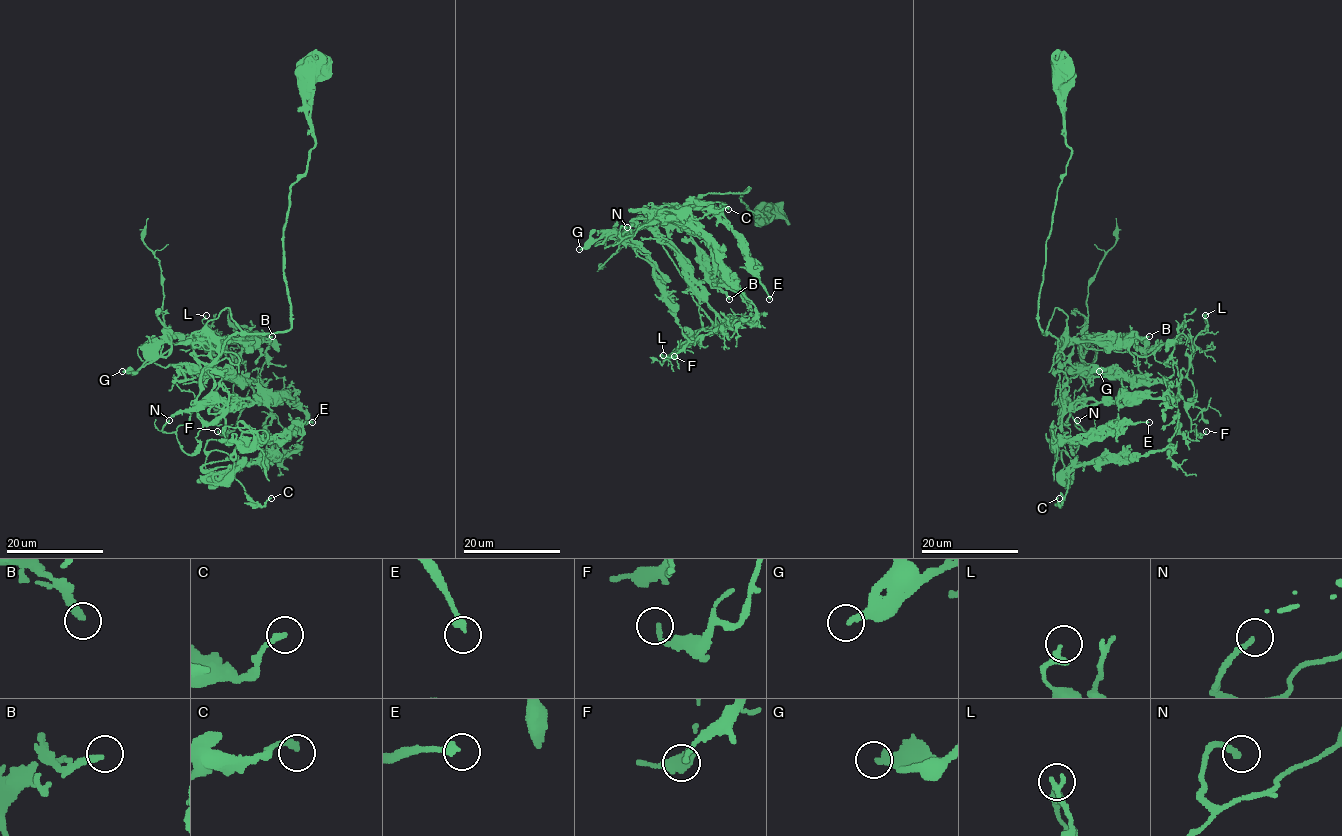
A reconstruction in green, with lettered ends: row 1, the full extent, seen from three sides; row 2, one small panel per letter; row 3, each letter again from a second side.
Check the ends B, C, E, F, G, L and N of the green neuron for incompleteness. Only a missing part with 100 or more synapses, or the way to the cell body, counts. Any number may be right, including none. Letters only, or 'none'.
N

